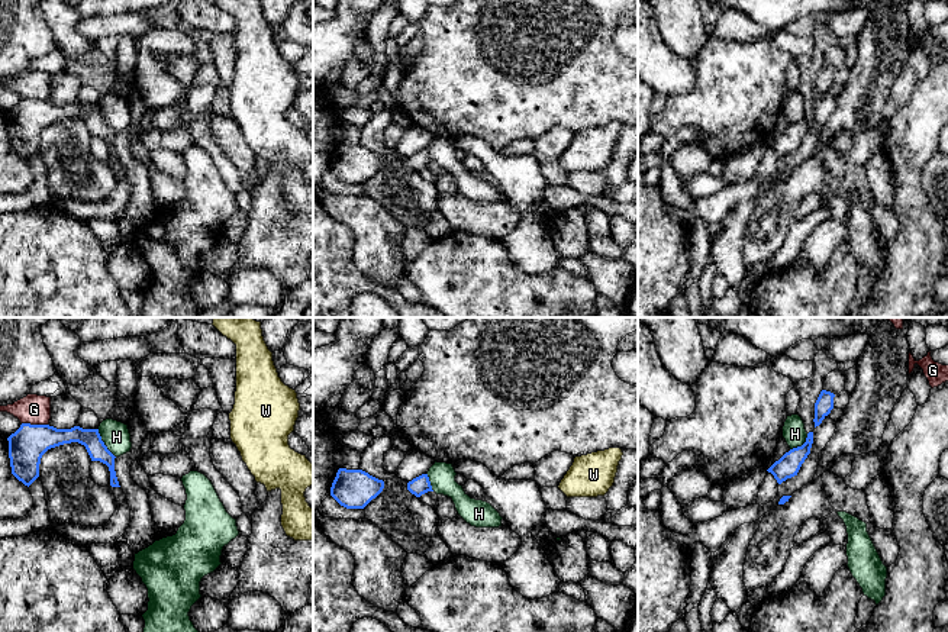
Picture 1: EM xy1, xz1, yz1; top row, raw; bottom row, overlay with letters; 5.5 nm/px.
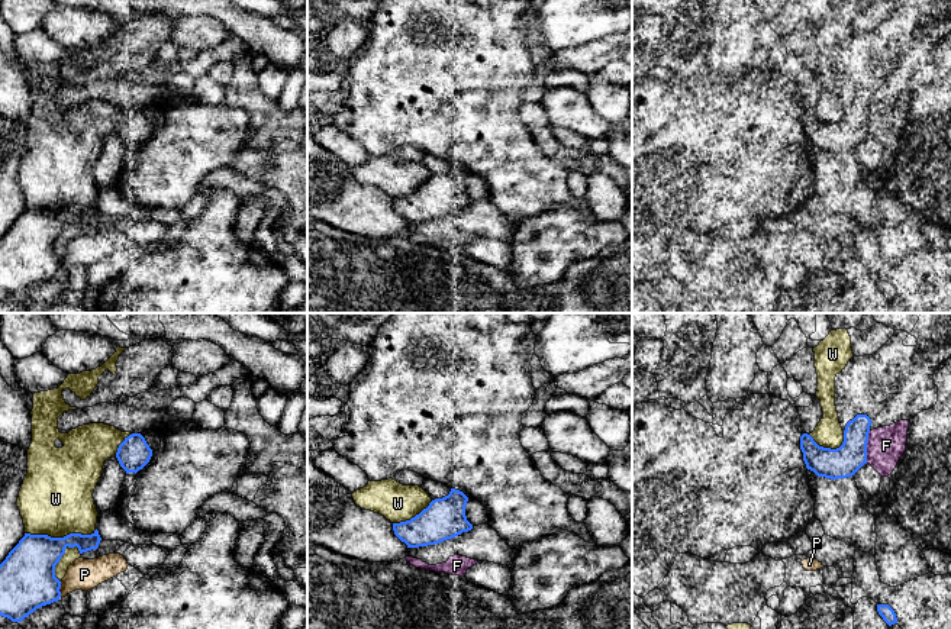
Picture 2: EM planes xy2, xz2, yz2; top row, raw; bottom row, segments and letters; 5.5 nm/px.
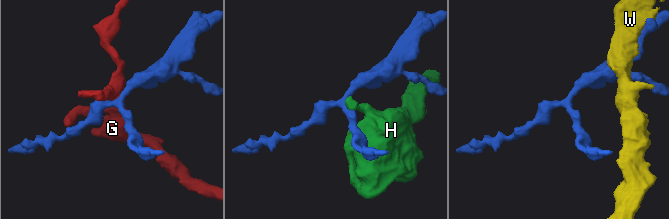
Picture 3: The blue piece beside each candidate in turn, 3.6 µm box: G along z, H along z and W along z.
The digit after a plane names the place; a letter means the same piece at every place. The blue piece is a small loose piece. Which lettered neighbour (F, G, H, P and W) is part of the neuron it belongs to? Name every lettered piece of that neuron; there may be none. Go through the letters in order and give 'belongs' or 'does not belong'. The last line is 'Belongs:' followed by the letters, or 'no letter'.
F: does not belong
G: does not belong
H: does not belong
P: does not belong
W: does not belong
Belongs: no letter

